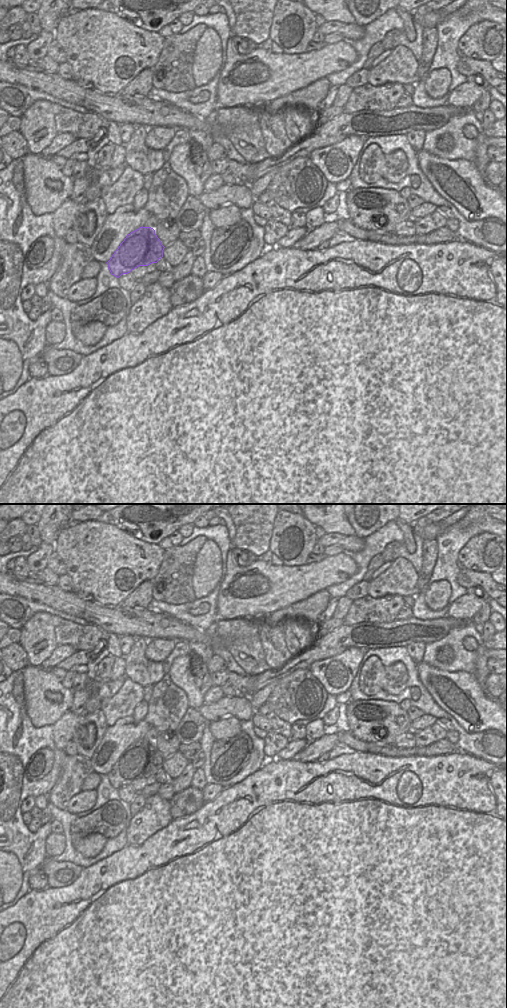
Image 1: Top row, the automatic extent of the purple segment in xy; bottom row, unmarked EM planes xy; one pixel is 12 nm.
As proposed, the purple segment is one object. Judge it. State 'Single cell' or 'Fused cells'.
Fused cells

